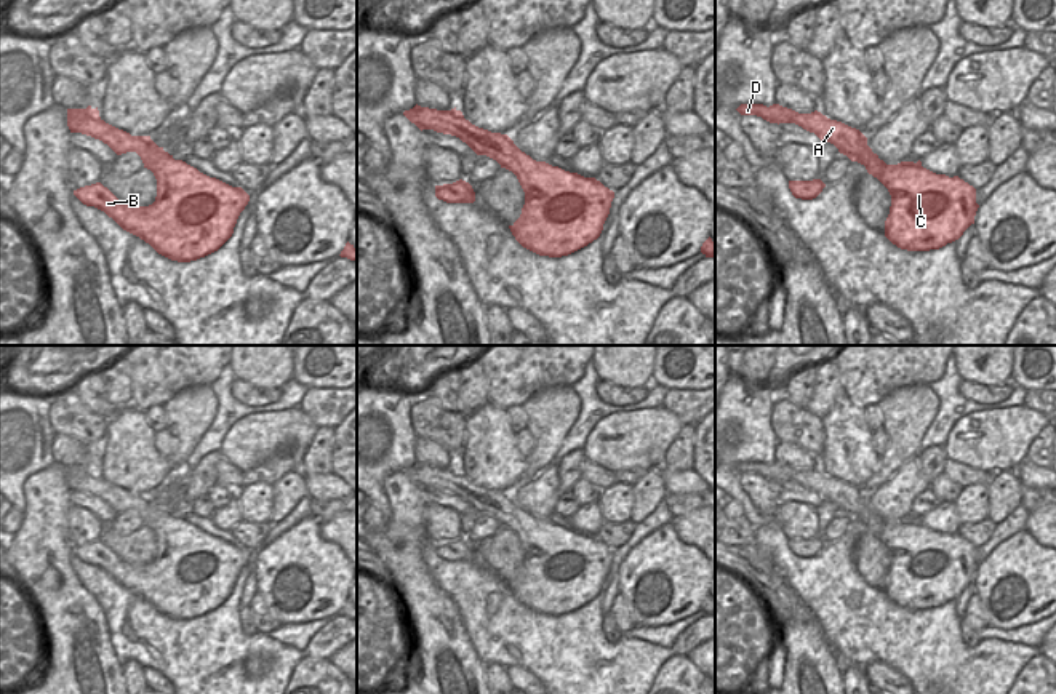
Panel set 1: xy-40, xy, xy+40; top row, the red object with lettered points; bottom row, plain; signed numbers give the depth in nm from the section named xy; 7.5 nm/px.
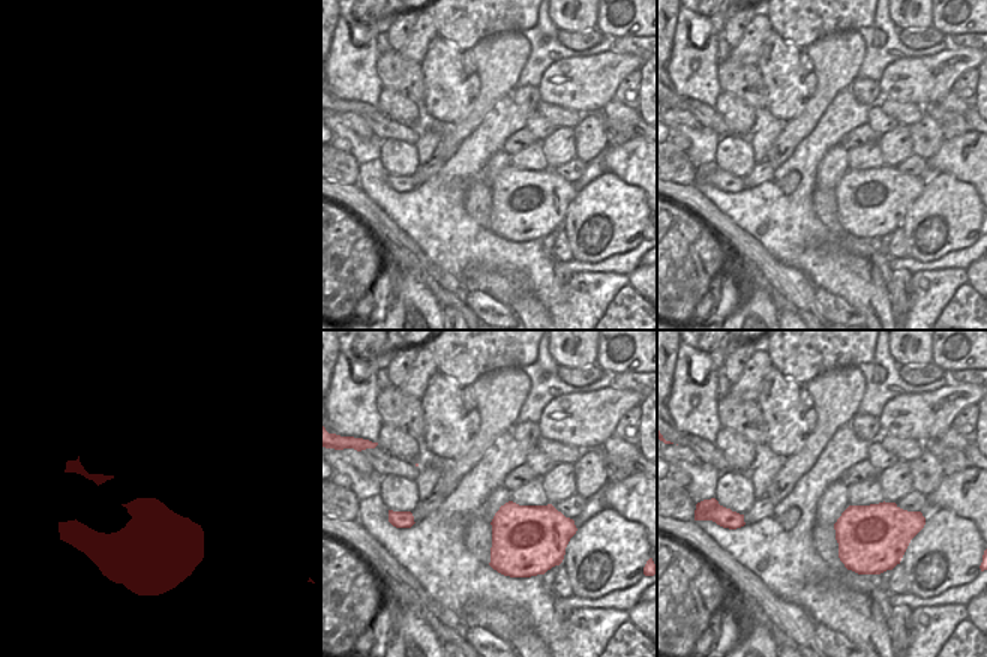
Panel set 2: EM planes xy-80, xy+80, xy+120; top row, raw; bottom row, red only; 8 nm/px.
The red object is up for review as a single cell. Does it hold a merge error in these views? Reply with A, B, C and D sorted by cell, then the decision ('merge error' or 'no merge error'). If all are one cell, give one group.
A B C D | no merge error

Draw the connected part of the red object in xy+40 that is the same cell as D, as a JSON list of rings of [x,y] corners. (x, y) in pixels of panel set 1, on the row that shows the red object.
[[[741,104],[736,110],[770,123],[795,123],[814,133],[822,144],[834,144],[851,162],[864,165],[891,195],[885,237],[901,249],[939,249],[958,240],[974,224],[979,208],[976,189],[958,176],[936,174],[923,168],[920,160],[886,165],[872,152],[859,130],[830,120],[818,110],[798,114],[779,104]]]

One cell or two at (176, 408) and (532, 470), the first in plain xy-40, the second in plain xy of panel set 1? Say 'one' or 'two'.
one

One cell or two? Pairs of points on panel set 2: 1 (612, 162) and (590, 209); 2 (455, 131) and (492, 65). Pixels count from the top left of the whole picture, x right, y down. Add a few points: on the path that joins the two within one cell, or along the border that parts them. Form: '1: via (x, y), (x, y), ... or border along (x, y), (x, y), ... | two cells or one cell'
1: border along (606, 170), (639, 188) | two cells
2: via (471, 117), (491, 93), (492, 81) | one cell

